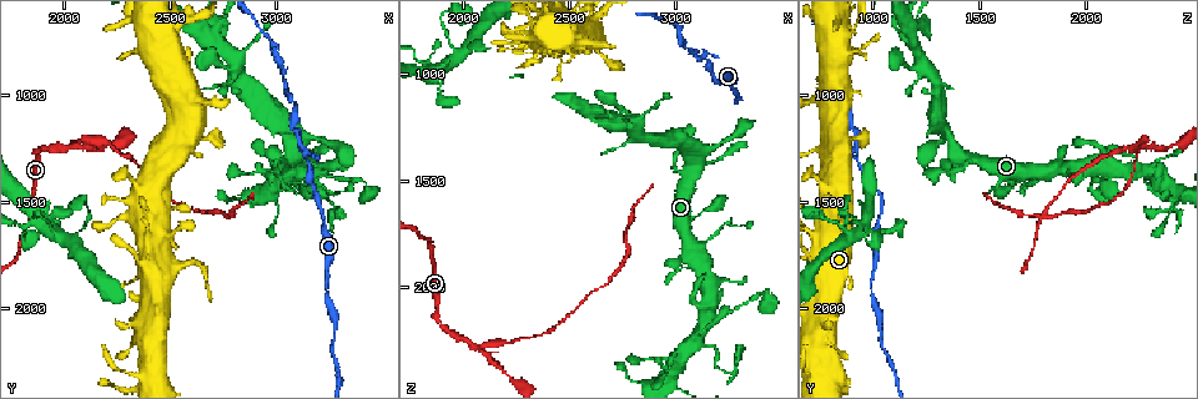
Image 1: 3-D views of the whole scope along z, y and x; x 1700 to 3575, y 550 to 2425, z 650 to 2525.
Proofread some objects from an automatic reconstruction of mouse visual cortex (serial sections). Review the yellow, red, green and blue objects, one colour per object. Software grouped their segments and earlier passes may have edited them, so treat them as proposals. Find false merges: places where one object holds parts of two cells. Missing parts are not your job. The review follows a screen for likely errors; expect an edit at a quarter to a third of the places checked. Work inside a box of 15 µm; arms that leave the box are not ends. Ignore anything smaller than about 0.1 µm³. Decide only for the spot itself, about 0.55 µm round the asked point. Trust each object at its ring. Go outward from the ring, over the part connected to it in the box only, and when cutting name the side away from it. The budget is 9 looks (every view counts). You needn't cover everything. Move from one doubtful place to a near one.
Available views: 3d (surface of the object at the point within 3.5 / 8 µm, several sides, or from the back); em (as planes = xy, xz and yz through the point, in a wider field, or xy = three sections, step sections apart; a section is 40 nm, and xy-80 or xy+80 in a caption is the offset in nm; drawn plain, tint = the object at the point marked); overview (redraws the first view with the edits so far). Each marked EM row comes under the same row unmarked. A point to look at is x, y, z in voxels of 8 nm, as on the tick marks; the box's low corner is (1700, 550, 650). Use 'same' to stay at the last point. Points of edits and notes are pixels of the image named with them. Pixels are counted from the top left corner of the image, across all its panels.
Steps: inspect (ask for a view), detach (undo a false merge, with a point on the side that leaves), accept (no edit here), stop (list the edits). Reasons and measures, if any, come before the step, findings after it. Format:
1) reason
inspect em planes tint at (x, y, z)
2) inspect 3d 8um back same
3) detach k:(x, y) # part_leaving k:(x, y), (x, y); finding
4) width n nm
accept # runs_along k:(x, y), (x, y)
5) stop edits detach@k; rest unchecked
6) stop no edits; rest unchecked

three-way junction
inspect 3d 3.5um at (2050, 1240, 2270)

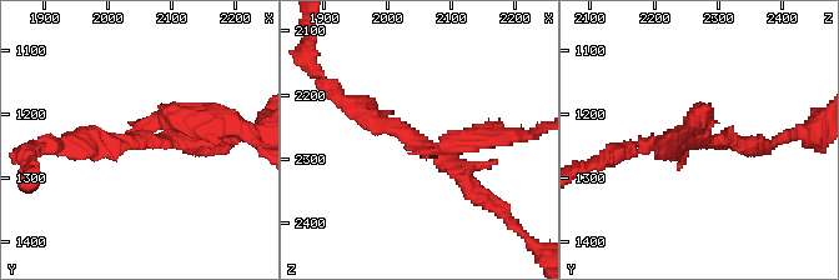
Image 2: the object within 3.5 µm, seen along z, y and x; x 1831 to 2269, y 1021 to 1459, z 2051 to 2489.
inspect em planes tint at (2045, 1230, 2280)

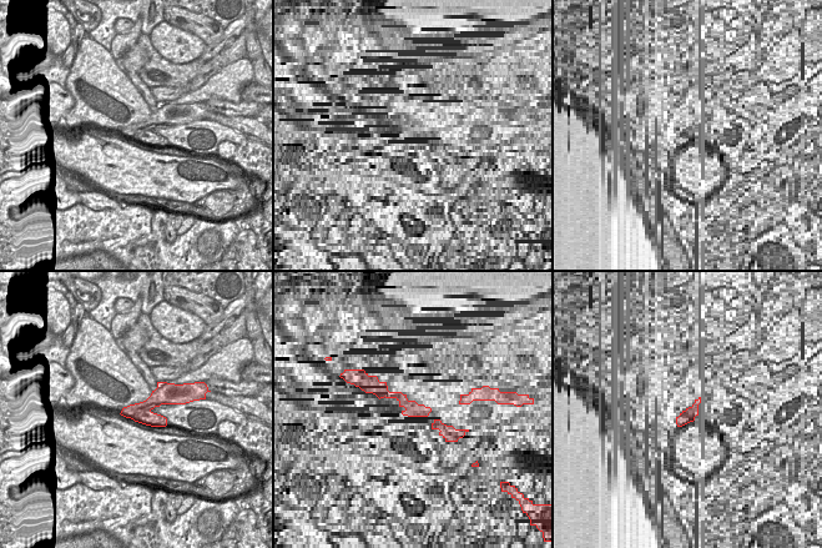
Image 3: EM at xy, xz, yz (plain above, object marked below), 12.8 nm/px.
width 300 nm
detach 2:(468, 139) # part_leaving 2:(423, 150), (473, 138), (534, 131); two cells meet here

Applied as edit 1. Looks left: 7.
abrupt turn
inspect 3d 8um at (3110, 1370, 2290)

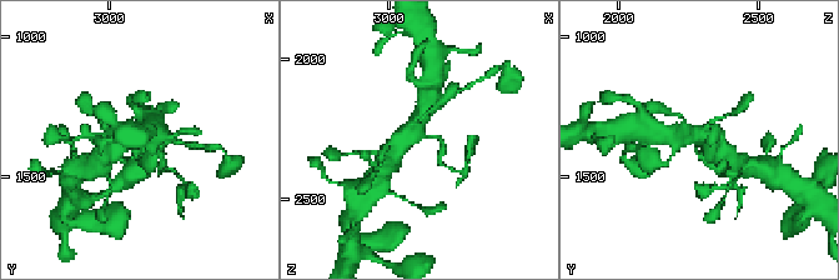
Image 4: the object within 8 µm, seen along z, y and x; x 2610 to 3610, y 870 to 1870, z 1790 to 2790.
zoom in
inspect 3d 3.5um at (3110, 1380, 2270)

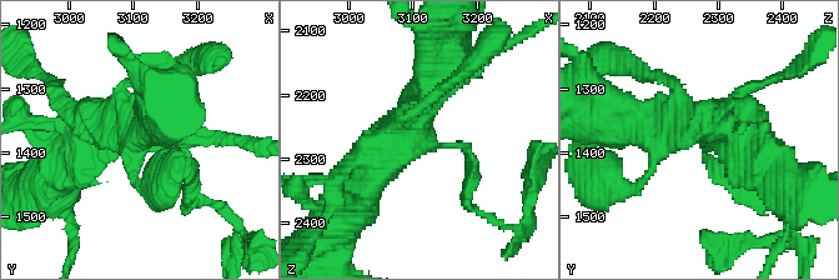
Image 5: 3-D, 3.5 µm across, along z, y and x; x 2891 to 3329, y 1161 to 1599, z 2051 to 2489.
now the EM
inspect em planes tint same

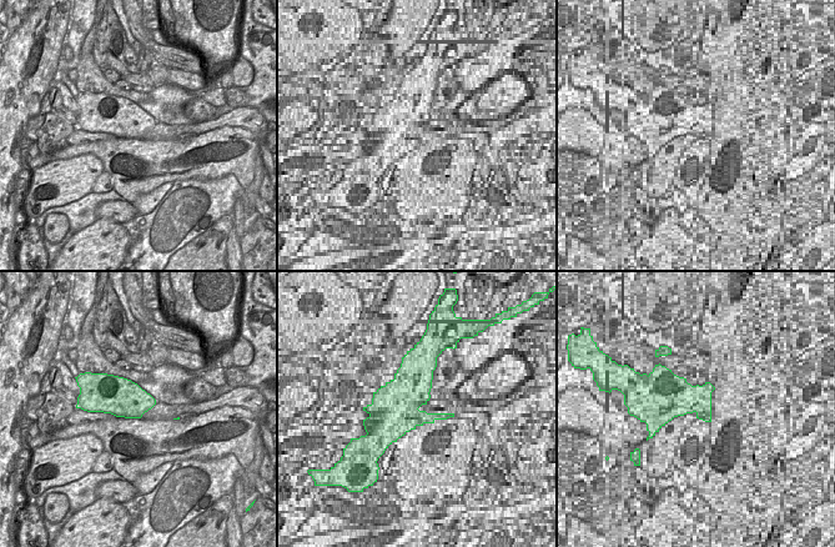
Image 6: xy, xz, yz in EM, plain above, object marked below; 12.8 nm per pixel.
accept # all the same cell

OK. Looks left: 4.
thin neck
inspect 3d 8um back at (3090, 1220, 1380)

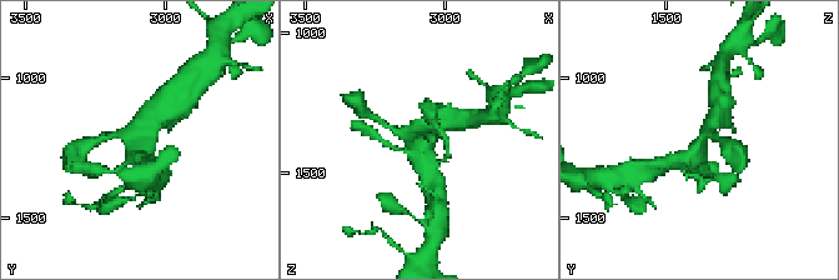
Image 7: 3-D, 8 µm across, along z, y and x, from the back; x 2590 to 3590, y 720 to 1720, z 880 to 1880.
shape alone is not enough
inspect em planes tint at (3100, 1230, 1370)

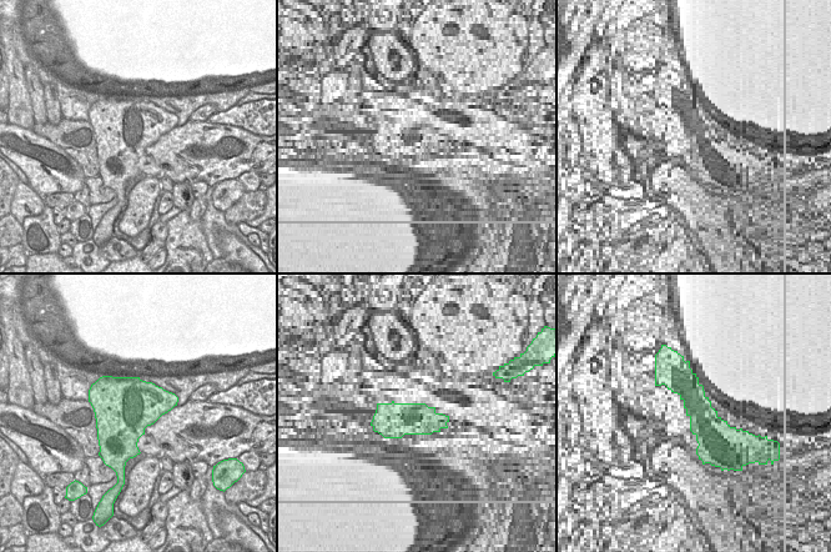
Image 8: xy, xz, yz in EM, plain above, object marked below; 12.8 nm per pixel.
accept # runs_along 7:(666, 163), (688, 159), (714, 118); one cell here

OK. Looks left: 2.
sudden change in width
inspect 3d 3.5um at (3210, 1560, 1030)

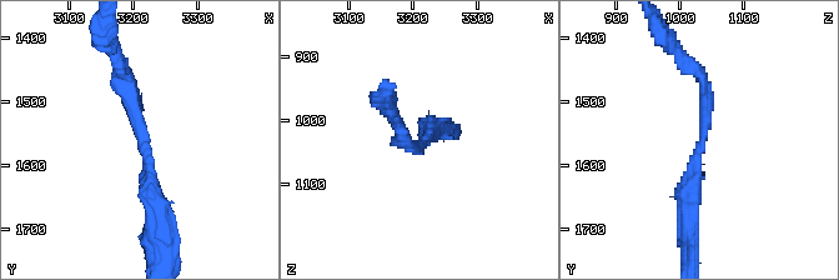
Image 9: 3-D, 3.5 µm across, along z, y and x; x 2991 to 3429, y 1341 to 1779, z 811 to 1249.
arm_widths 150, 300 nm
inspect em xy step 1 tint at (3220, 1575, 1030)

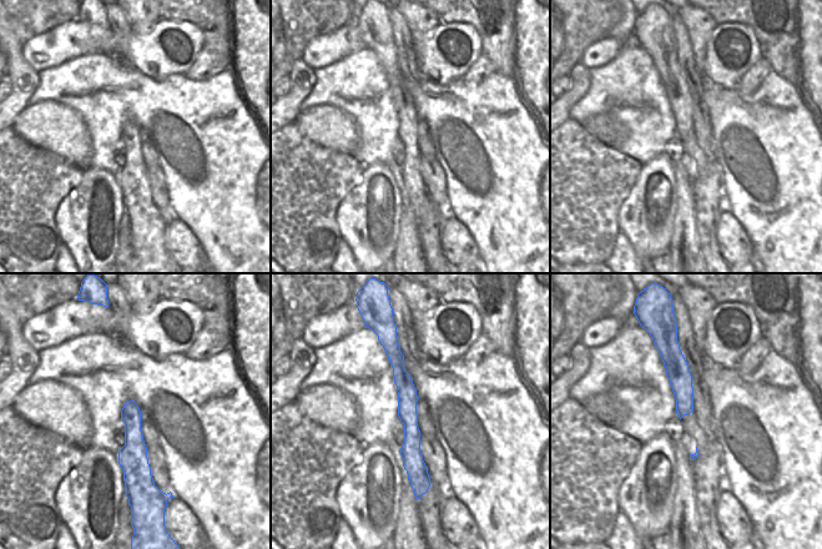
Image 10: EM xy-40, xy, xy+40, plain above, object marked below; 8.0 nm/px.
accept # runs_along 9:(161, 225), (124, 71); one cell here

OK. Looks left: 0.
stop edits detach@2; rest unchecked

